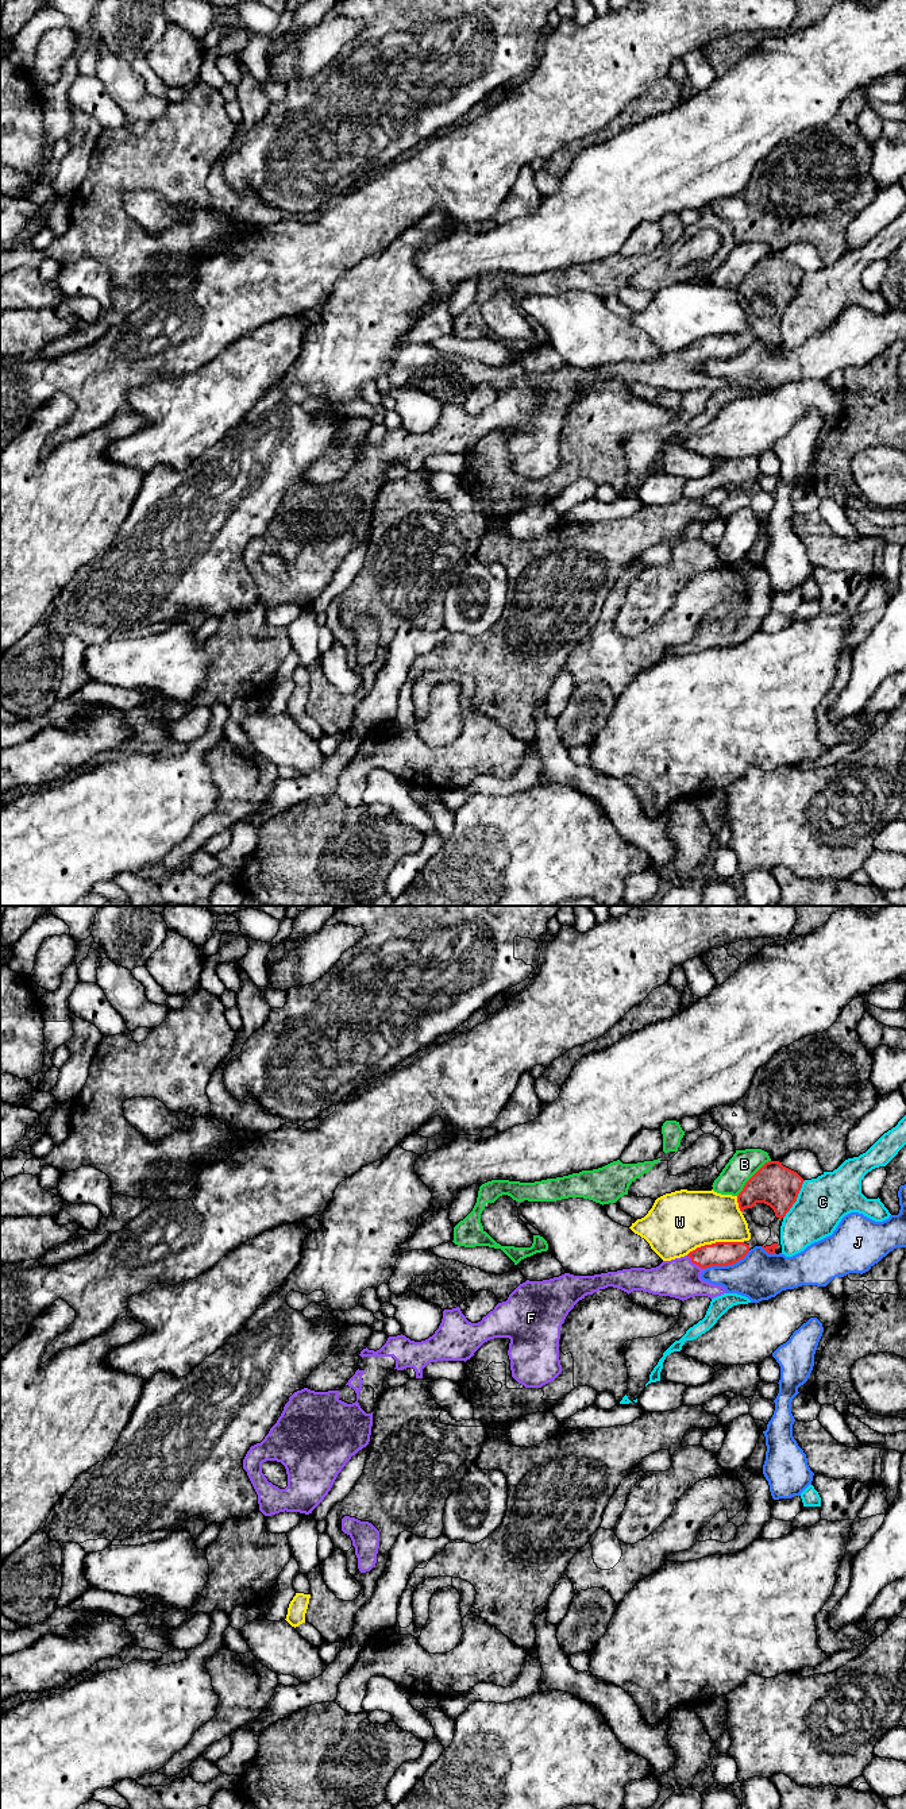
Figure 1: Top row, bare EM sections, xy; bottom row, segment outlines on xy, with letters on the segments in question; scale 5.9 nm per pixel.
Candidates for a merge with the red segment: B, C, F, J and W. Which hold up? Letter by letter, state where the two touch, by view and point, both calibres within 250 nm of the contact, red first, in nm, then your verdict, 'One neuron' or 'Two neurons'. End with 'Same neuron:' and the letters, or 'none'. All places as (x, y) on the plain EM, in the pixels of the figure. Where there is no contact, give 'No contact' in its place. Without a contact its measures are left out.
B: Touches red at xy (751, 270). Thickness 260 nm (red) against 170 nm. Two neurons
C: Touches red at xy (795, 292). Thickness 260 nm (red) against 300 nm. Two neurons
F: Touches red at xy (694, 355). Thickness 140 nm (red) against 240 nm. One neuron
J: Touches red at xy (727, 358). Thickness 140 nm (red) against 280 nm. Two neurons
W: Touches red at xy (716, 335). Thickness 140 nm (red) against 360 nm. Two neurons
Same neuron: F

